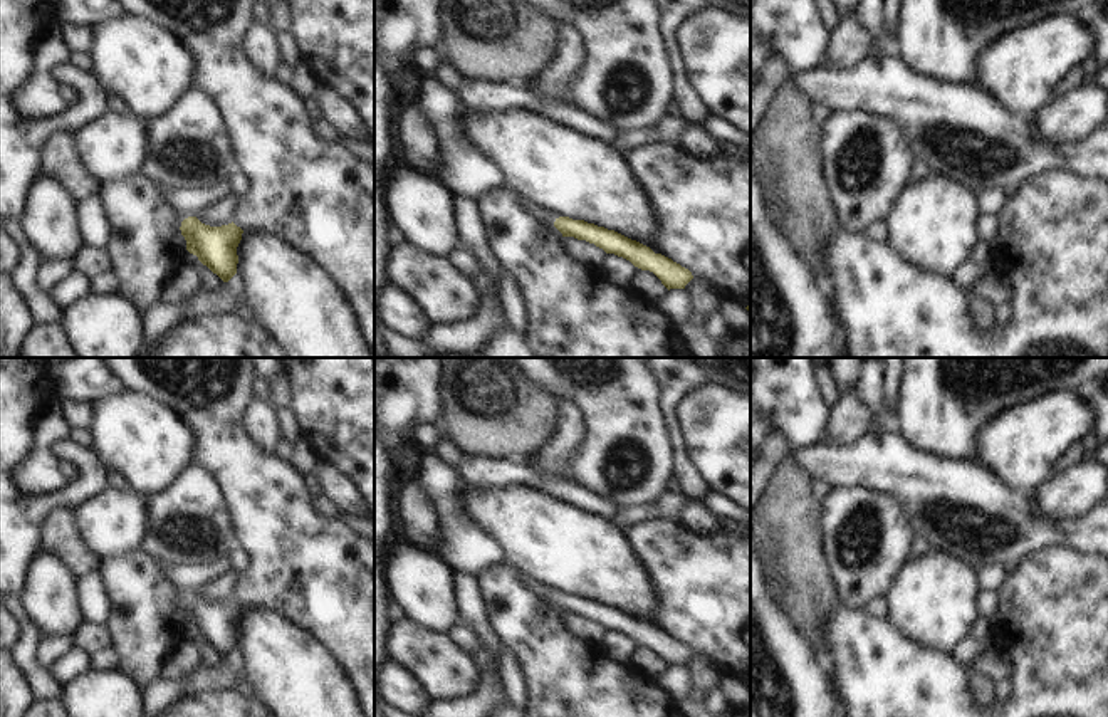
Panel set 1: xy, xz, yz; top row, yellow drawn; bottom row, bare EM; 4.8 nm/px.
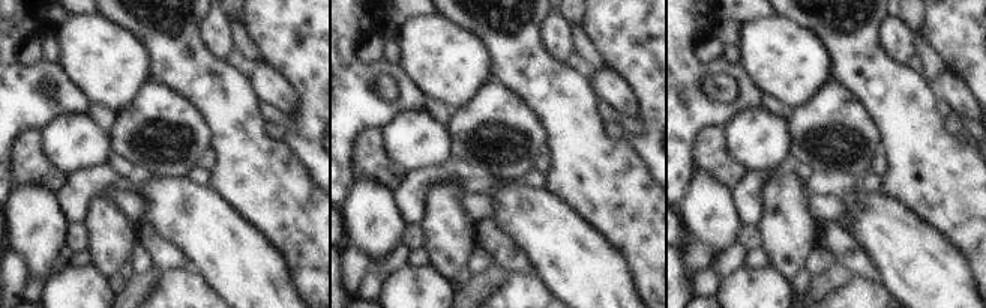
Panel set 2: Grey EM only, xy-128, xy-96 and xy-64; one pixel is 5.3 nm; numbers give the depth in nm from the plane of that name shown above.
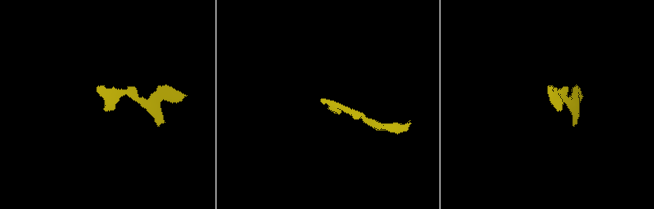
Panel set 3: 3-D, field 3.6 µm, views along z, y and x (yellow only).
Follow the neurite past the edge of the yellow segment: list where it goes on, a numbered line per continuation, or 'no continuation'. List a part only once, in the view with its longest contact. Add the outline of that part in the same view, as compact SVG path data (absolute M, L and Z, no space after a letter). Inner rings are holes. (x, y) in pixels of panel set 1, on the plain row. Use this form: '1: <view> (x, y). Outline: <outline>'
1: xz (544, 591). Outline: M520 573L520 578L539 598L542 598L542 599L546 599L549 603L554 601L556 594L551 589L551 586L537 581L534 578L529 578L529 576L522 574L522 573Z

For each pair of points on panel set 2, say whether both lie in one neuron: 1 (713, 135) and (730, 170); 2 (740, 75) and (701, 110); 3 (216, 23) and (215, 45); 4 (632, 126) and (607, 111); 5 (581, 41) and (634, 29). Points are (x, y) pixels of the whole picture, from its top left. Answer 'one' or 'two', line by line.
1: one
2: one
3: one
4: one
5: two

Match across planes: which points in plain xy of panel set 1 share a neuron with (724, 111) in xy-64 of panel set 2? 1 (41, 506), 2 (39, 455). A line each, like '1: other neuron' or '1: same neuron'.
1: same neuron
2: other neuron

